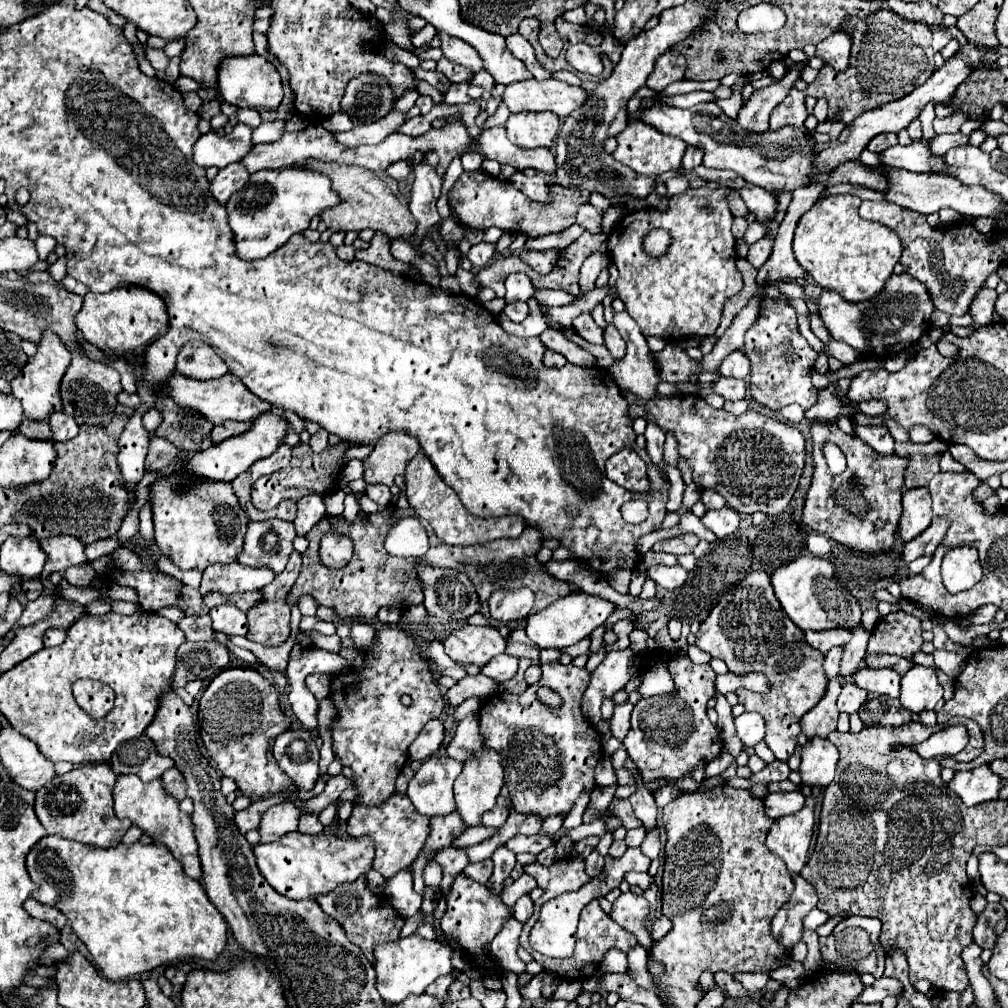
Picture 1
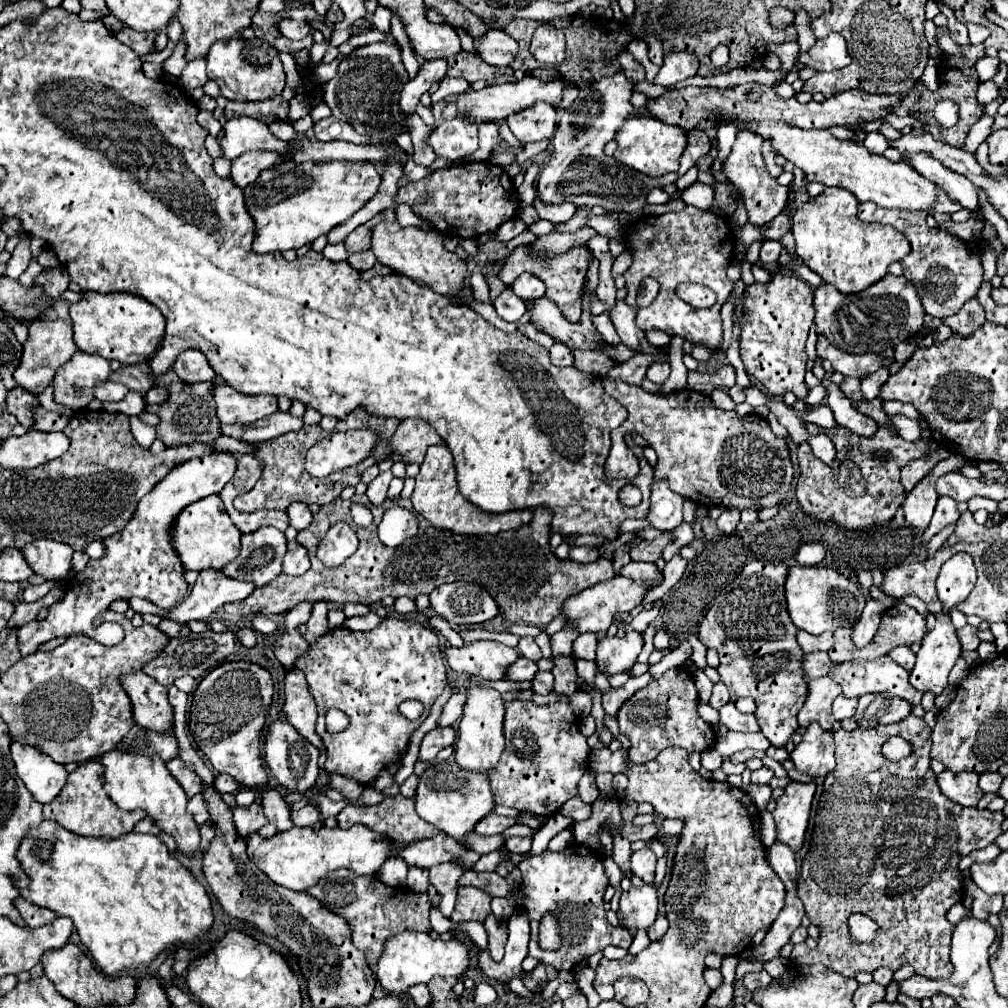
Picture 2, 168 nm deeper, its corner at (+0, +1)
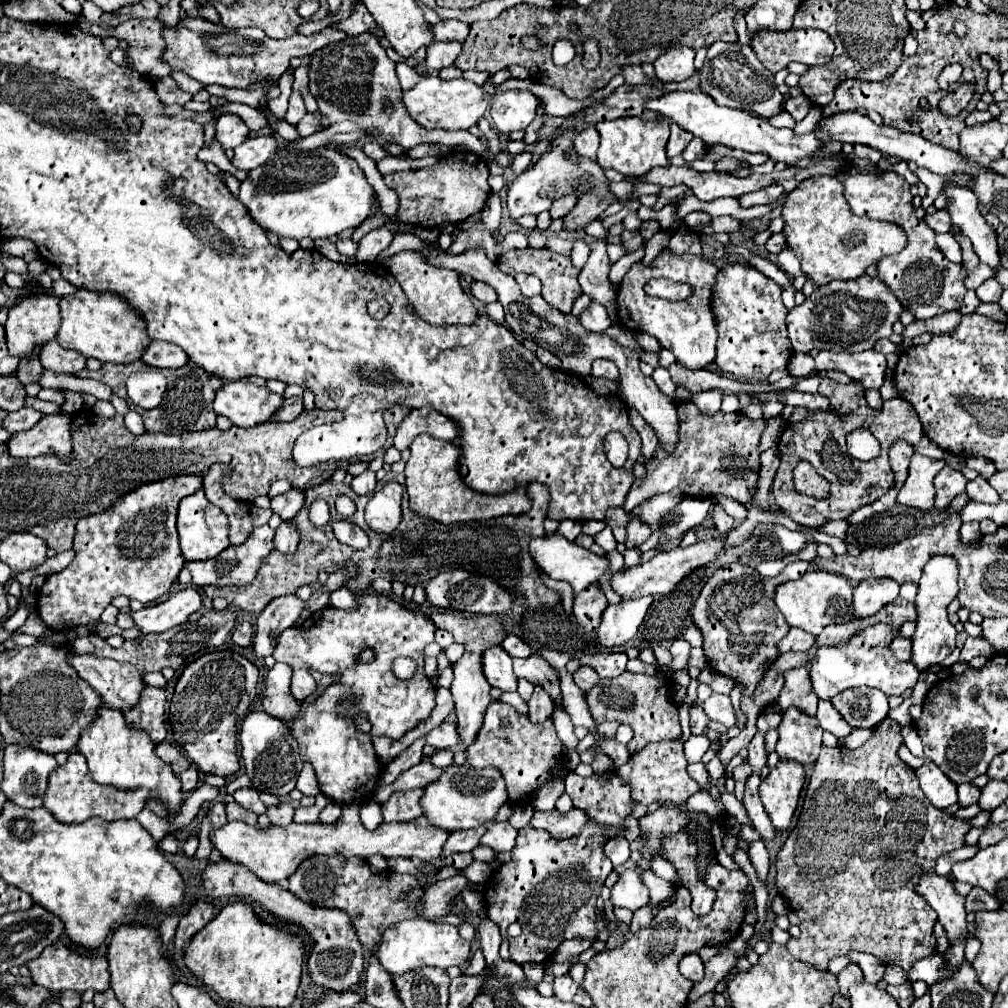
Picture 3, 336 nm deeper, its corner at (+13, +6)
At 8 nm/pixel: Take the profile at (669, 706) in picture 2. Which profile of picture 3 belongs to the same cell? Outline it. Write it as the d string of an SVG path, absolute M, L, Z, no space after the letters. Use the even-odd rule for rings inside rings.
M623 672L617 678L601 678L599 684L585 690L583 696L585 696L589 712L597 724L607 722L607 720L617 720L617 722L629 724L633 728L635 736L627 744L627 748L629 748L629 754L635 754L649 742L681 738L677 706L669 700L669 686L671 686L669 676L655 678L655 676L645 676L645 674Z

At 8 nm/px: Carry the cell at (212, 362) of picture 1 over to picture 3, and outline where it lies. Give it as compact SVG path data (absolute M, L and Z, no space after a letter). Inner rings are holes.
M151 340L149 348L143 352L141 360L147 366L155 366L155 368L179 368L187 364L187 354L175 346L175 344L167 344L167 342L159 342L159 340Z

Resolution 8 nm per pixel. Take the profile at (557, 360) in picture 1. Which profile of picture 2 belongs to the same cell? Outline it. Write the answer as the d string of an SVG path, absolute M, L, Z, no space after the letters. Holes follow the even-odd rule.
M554 343L554 345L550 347L550 361L552 361L554 365L558 365L558 367L568 367L568 365L574 363L570 349L564 347L562 343Z

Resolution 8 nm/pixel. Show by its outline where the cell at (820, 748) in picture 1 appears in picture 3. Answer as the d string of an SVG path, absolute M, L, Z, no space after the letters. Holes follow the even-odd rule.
M791 706L783 710L783 720L777 730L777 754L781 760L795 760L803 766L817 762L823 746L823 730L815 716L809 716L799 708Z

